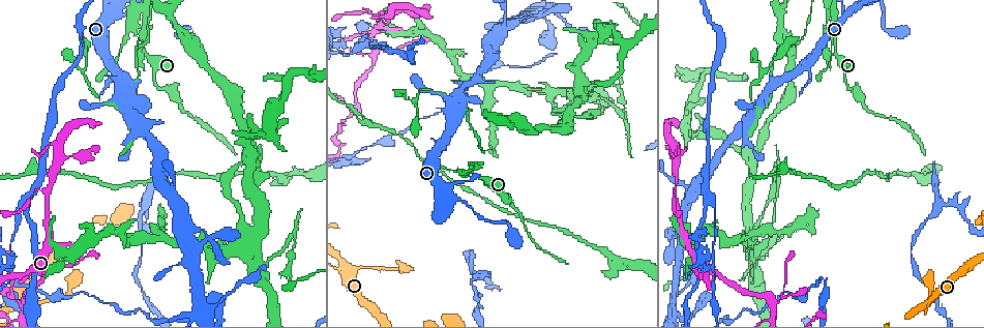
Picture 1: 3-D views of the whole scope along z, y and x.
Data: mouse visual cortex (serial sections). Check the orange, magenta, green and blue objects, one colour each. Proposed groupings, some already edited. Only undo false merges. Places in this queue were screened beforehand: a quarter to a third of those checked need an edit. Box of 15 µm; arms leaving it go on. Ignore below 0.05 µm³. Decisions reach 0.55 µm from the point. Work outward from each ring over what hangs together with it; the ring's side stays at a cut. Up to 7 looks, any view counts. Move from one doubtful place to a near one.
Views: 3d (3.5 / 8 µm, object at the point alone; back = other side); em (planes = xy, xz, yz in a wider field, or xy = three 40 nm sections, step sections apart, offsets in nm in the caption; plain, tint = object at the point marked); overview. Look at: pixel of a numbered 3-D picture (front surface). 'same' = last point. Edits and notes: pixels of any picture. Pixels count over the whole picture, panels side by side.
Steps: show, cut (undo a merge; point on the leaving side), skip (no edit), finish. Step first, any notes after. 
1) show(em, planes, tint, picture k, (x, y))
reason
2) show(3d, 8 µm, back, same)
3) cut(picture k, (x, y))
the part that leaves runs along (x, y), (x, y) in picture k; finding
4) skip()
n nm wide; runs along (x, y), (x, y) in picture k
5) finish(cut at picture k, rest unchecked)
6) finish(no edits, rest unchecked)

show(3d, 3.5 µm, picture 1, (750, 146))
narrows sharply

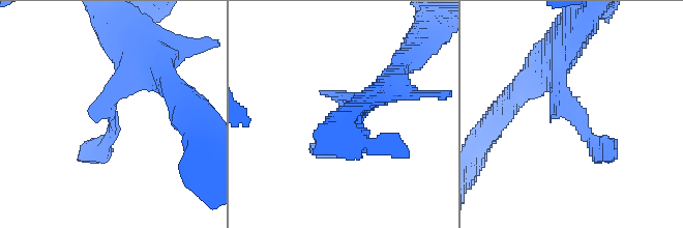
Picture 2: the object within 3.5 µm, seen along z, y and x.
show(em, xy, step 5, tint, picture 2, (583, 119))

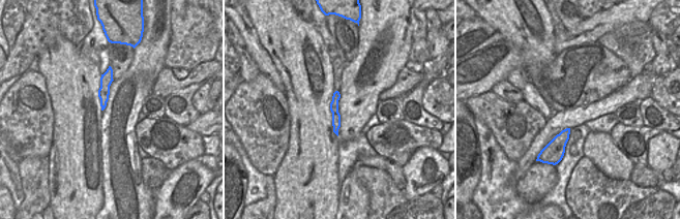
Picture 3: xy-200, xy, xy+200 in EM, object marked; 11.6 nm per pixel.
skip()
runs along (127, 62), (108, 142), (77, 159) in picture 2; one cell here

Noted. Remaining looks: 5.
show(em, xy, step 5, tint, picture 1, (834, 36))
a narrow waist

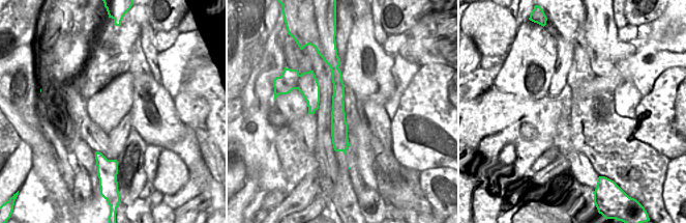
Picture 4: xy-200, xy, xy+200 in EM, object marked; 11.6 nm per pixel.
show(3d, 3.5 µm, same)
see where the arms go

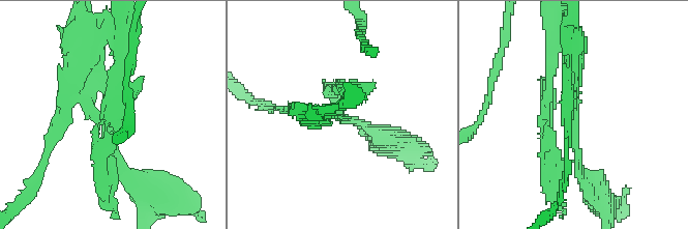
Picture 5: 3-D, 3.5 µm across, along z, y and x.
cut(picture 5, (363, 91))
arms of 150, 150, 150 nm; border along (337, 66), (332, 78) in picture 4; a second cell is stuck on

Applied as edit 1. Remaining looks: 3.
show(overview)

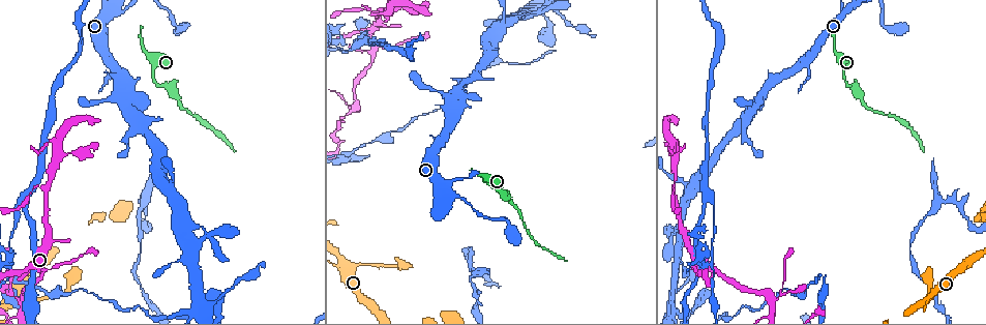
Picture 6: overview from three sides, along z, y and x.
show(em, xy, step 5, tint, picture 6, (48, 193))

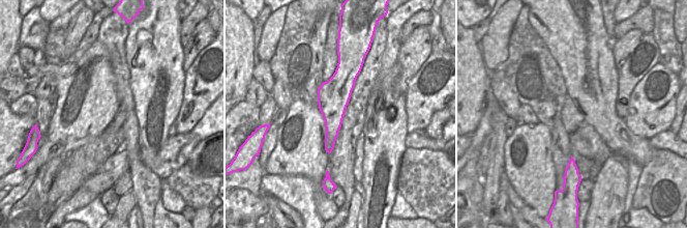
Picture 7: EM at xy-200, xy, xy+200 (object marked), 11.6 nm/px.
show(3d, 3.5 µm, same)

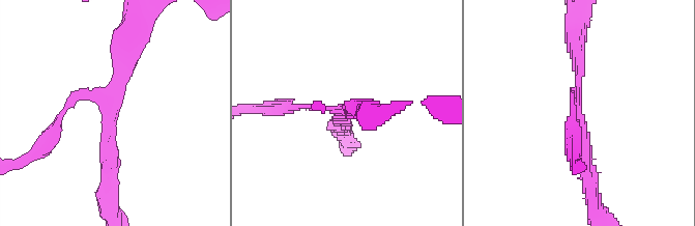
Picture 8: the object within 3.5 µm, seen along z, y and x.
skip()
3 arms; arms of 100, 200, 200 nm; runs along (109, 178), (127, 44) in picture 8; all the same cell

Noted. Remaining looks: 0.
finish(cut at picture 5, rest unchecked)

